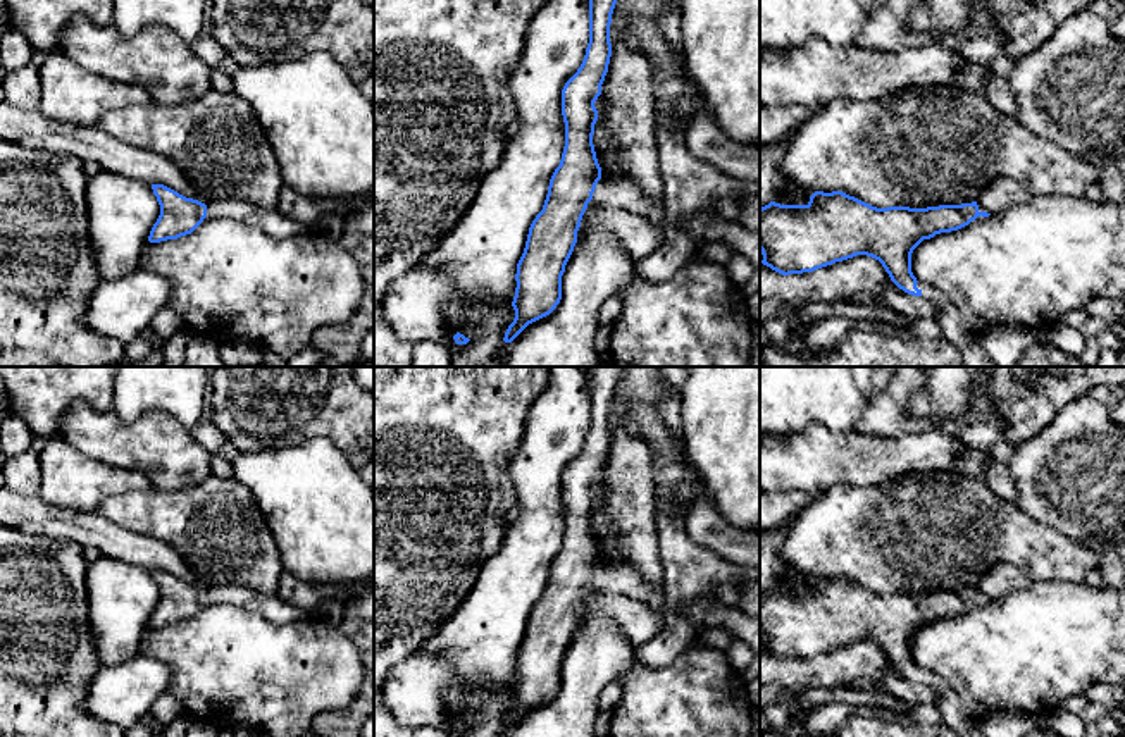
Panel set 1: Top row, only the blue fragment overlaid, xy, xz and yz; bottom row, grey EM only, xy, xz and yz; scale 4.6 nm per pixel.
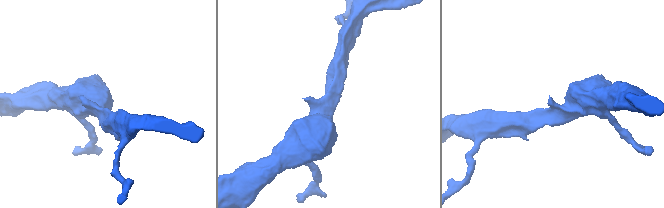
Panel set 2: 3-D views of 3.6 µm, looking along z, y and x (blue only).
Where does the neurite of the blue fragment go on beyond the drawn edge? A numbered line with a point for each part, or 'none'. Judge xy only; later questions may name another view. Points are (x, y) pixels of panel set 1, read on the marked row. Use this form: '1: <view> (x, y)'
1: xy (273, 222)

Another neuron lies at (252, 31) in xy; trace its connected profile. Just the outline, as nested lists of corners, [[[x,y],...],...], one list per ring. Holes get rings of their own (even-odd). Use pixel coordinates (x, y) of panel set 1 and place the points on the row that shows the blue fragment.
[[[208,0],[207,17],[207,29],[239,67],[326,52],[357,84],[374,74],[374,7],[362,0]]]

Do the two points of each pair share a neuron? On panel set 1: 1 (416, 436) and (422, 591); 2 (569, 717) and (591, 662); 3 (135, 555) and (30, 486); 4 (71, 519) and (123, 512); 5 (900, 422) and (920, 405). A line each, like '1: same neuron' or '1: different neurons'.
1: same neuron
2: same neuron
3: different neurons
4: different neurons
5: different neurons

